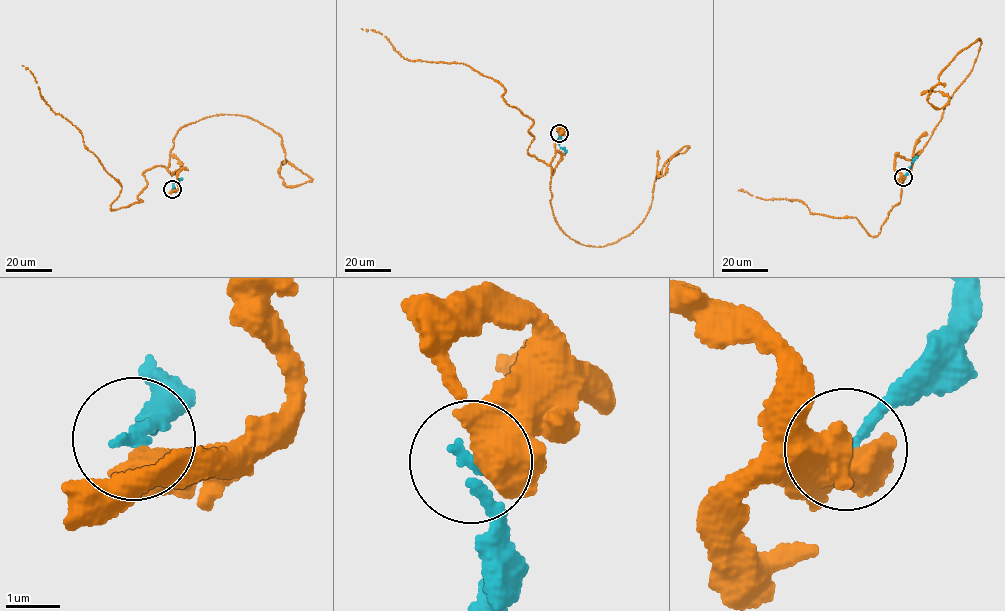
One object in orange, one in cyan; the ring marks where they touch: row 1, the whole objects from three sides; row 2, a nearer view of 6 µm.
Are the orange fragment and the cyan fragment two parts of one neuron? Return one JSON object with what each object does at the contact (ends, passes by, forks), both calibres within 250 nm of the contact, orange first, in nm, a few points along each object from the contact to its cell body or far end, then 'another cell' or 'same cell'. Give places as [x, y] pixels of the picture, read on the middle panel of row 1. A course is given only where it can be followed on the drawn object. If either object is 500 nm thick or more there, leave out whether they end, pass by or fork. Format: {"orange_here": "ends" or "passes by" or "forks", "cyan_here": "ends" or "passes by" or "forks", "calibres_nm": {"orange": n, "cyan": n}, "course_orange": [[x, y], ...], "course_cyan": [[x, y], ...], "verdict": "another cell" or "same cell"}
{"calibres_nm": {"orange": 750, "cyan": 240}, "course_orange": [[559, 133], [550, 203], [562, 231], [586, 245], [629, 234], [663, 165], [689, 147], [661, 176], [657, 150]], "course_cyan": [[559, 133], [558, 144], [565, 153]], "verdict": "another cell"}

